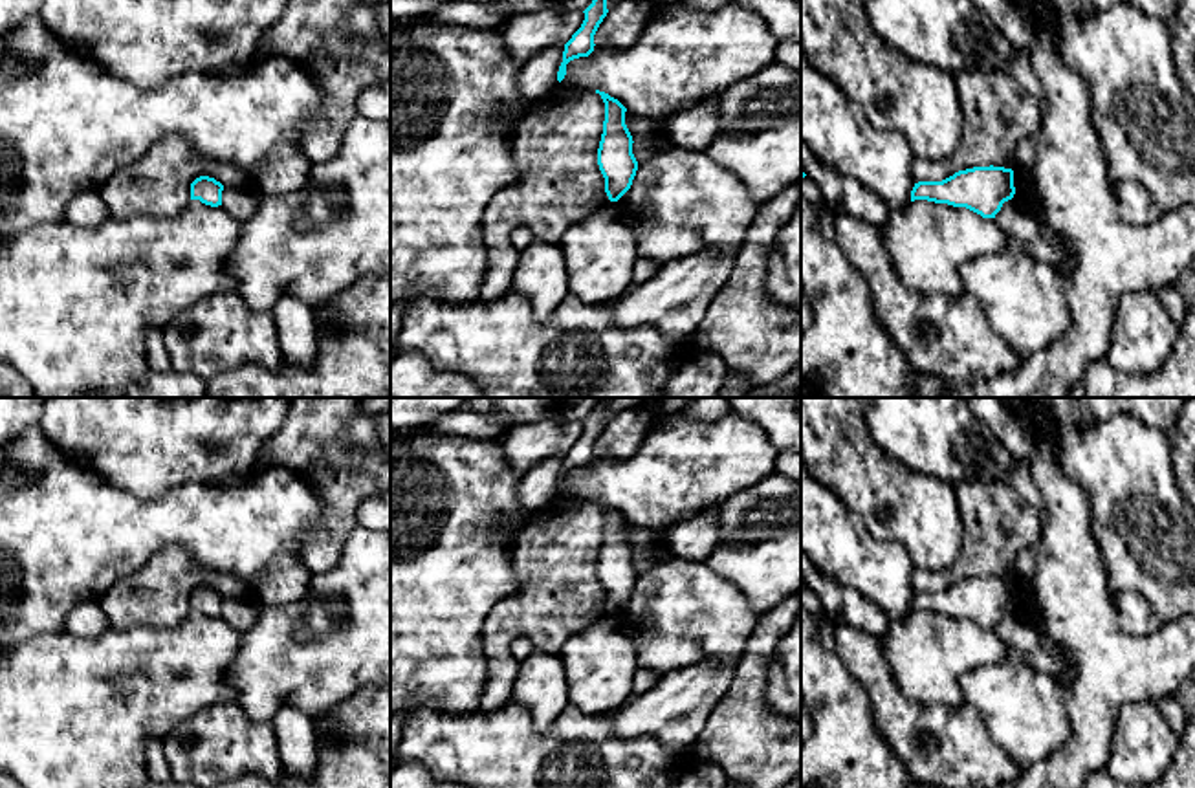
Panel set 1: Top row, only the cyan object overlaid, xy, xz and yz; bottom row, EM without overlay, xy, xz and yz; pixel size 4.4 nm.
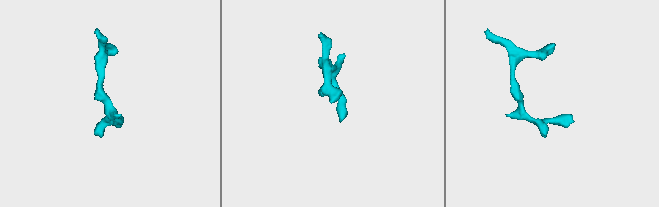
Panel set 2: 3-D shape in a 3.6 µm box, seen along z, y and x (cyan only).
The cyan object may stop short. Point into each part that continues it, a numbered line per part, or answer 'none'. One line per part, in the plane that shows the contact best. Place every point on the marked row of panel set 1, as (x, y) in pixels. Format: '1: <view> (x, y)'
none

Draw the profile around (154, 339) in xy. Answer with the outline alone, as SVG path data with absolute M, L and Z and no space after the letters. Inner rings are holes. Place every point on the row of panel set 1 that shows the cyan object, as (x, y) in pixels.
M150 328L145 335L147 345L147 359L148 365L159 372L167 372L172 368L170 357L165 348L165 332L159 328Z

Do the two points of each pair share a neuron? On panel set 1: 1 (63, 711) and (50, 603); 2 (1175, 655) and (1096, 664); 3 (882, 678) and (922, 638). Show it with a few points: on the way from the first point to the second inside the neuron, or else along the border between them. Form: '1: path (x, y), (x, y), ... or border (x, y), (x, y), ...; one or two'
1: border (65, 629), (54, 634), (32, 634), (19, 644); two
2: path (1155, 664), (1117, 664); one
3: border (877, 638), (895, 684), (908, 697), (919, 700); two

